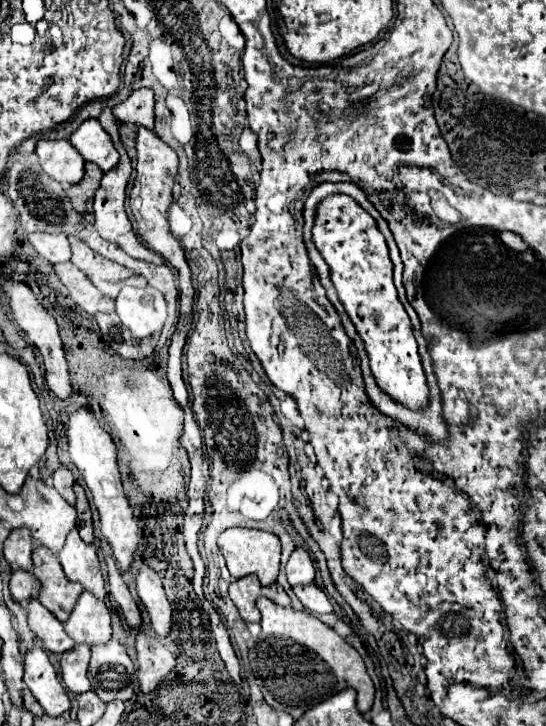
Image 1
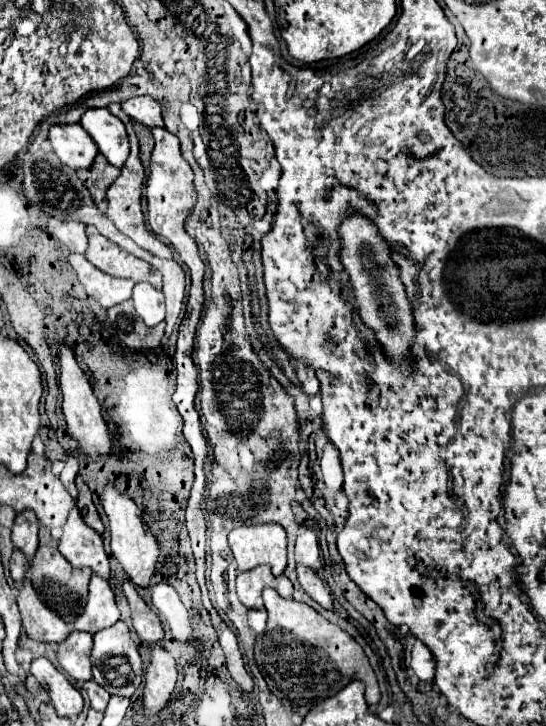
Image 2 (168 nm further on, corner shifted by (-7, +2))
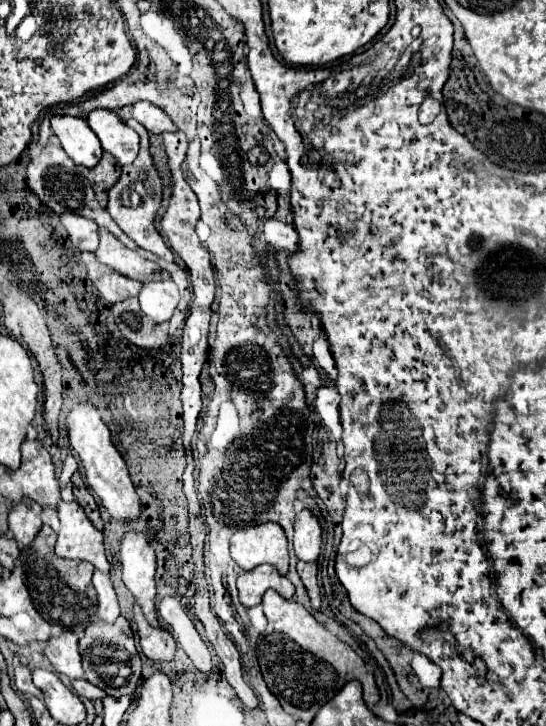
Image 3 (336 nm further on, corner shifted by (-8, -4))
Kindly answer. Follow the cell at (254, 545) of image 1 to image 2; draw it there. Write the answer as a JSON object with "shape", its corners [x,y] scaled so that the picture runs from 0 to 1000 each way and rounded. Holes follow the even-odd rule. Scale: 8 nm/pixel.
{"shape":[[[507,720],[430,726],[419,734],[419,753],[438,787],[493,778],[500,792],[518,792],[526,781],[526,740],[522,729]]]}

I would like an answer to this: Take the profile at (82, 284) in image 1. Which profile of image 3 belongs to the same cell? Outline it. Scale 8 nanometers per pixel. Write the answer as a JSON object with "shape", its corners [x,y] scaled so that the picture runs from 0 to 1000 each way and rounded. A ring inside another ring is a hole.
{"shape":[[[154,346],[147,351],[150,362],[161,368],[161,382],[165,387],[172,390],[172,395],[183,401],[183,406],[198,415],[198,417],[209,417],[209,415],[227,415],[234,409],[249,409],[260,398],[260,390],[256,387],[245,387],[245,384],[234,384],[227,379],[220,379],[216,373],[187,365],[172,348],[165,346]]]}

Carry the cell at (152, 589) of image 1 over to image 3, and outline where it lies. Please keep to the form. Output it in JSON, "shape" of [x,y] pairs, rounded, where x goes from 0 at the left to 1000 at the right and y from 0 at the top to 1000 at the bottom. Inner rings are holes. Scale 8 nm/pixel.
{"shape":[[[304,822],[289,833],[289,844],[293,844],[293,853],[311,864],[330,894],[337,894],[341,902],[352,908],[355,919],[374,927],[385,924],[388,921],[388,902],[381,897],[381,888],[363,875],[352,853],[337,842],[337,836],[319,822]]]}

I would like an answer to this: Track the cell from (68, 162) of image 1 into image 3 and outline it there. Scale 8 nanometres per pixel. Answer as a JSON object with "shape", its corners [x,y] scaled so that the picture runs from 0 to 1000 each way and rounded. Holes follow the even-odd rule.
{"shape":[[[99,158],[95,180],[110,191],[117,208],[139,227],[176,230],[187,216],[187,200],[158,164],[132,158]]]}

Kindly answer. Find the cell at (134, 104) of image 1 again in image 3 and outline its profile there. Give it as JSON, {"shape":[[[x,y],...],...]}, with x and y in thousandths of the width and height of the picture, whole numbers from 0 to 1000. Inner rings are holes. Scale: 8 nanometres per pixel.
{"shape":[[[249,139],[242,145],[231,145],[220,150],[220,161],[227,167],[234,164],[249,164],[256,167],[275,183],[304,183],[304,180],[322,180],[322,172],[315,169],[315,164],[308,161],[308,156],[300,156],[289,145],[271,142],[271,139]]]}

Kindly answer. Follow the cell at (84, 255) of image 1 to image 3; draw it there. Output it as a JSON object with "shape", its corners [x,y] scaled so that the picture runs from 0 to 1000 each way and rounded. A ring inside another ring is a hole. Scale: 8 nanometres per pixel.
{"shape":[[[183,315],[183,340],[179,340],[176,351],[194,365],[205,365],[212,373],[220,373],[231,382],[242,382],[249,387],[271,390],[271,387],[282,387],[293,382],[289,362],[271,360],[260,351],[253,351],[249,346],[234,343],[231,337],[212,332],[212,326],[194,315]]]}

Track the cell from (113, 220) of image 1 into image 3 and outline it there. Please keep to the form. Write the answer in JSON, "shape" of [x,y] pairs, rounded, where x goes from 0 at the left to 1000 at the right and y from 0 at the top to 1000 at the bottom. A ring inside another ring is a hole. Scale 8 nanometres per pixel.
{"shape":[[[234,167],[234,172],[256,186],[260,200],[256,200],[256,211],[249,216],[249,222],[242,227],[227,227],[223,230],[223,241],[216,247],[216,252],[198,263],[198,293],[205,296],[205,302],[220,310],[220,315],[245,329],[260,343],[278,346],[282,351],[304,357],[304,360],[319,360],[319,348],[315,343],[300,335],[297,324],[286,318],[282,313],[282,302],[286,293],[297,282],[297,247],[289,241],[289,233],[278,222],[275,213],[275,194],[271,194],[271,180],[253,169],[253,167]]]}

